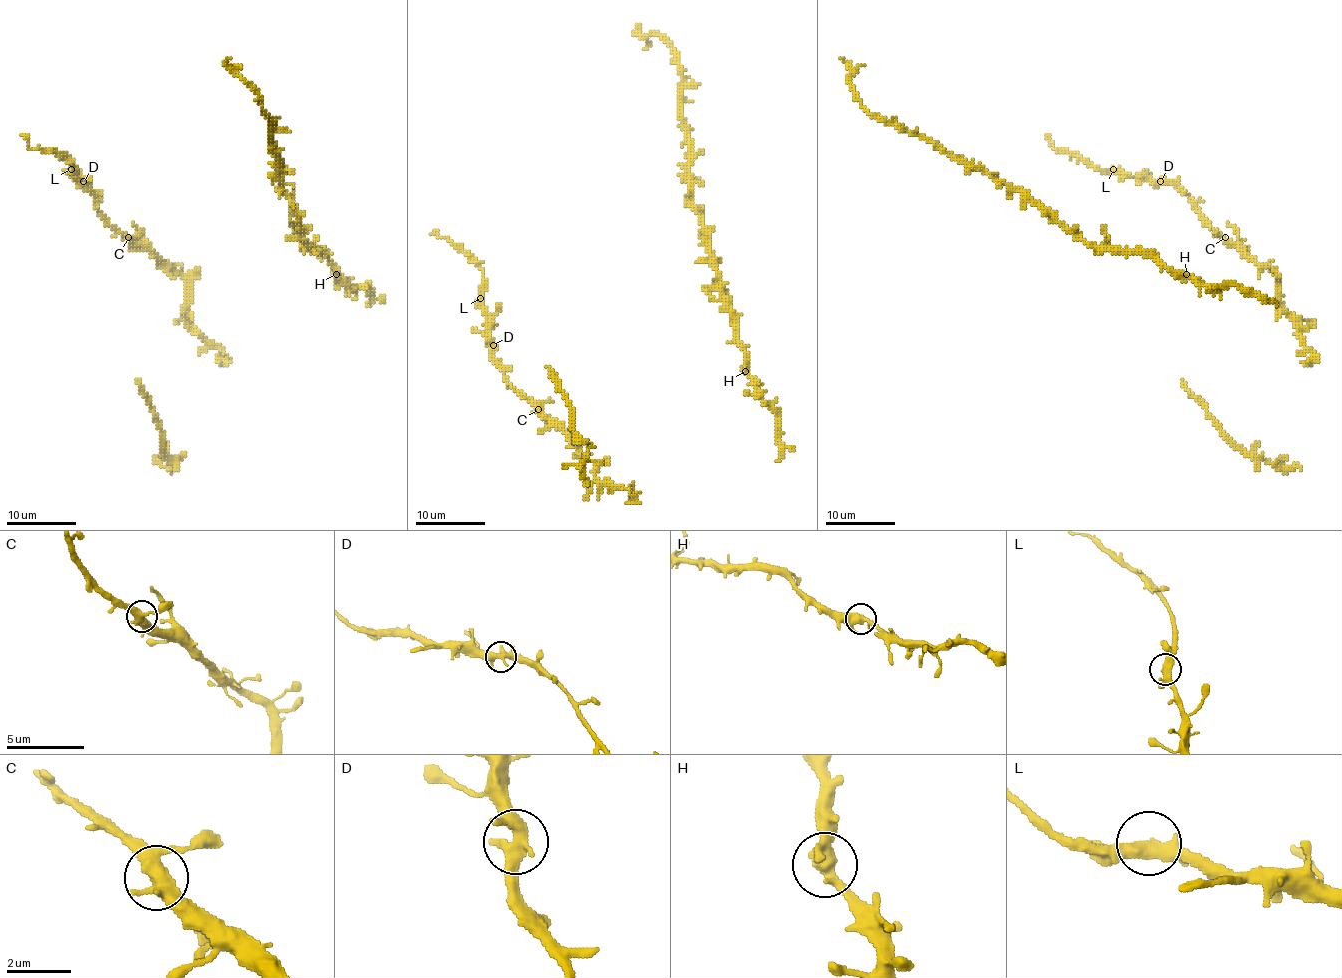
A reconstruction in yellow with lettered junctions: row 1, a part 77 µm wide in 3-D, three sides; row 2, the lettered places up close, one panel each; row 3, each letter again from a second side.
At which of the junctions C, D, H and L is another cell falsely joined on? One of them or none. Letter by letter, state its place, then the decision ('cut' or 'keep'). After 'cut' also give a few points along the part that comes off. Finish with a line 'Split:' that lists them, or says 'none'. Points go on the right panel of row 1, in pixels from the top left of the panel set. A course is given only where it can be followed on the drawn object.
C: place (1225, 237); keep
D: place (1160, 181); keep
H: place (1186, 274); keep
L: place (1113, 169); keep
Split: none

